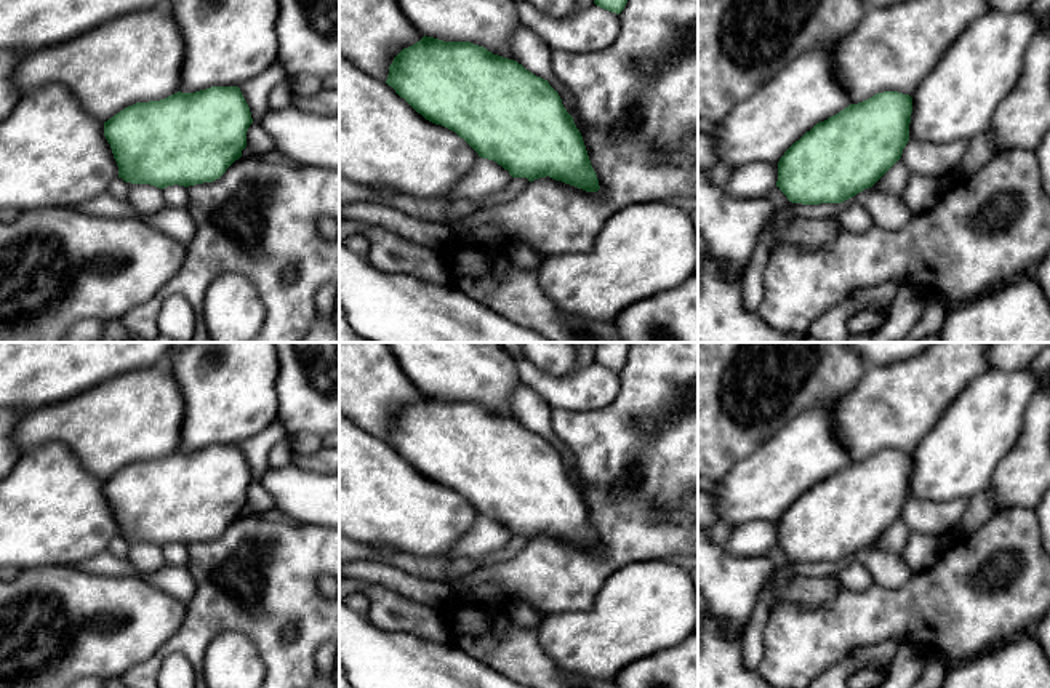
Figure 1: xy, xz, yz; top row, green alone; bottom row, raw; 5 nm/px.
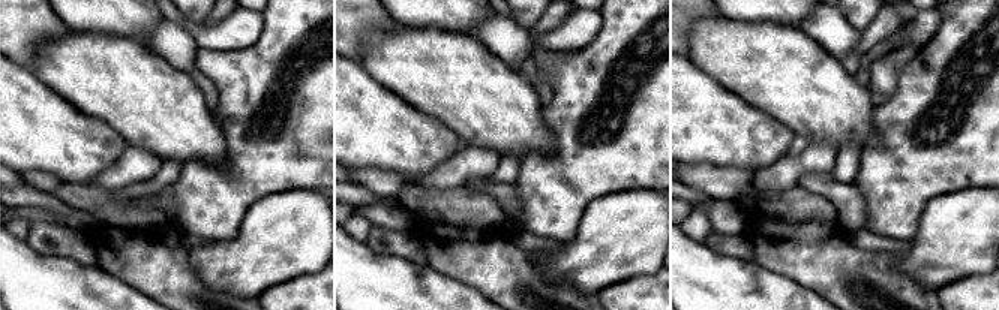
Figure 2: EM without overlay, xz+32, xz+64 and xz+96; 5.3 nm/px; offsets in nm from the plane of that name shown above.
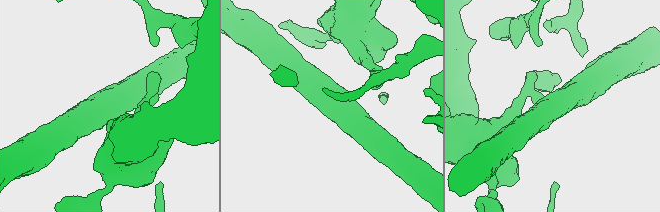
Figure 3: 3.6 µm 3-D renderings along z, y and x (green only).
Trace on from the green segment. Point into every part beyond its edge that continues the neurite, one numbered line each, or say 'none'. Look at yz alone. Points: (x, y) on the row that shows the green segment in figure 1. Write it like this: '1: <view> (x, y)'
1: yz (893, 181)

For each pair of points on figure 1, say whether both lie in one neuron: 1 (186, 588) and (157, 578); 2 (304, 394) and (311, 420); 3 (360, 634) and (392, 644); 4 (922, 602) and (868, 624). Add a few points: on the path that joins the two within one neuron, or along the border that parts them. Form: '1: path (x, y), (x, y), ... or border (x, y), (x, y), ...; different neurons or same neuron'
1: path (180, 583), (164, 578); same neuron
2: path (311, 400), (311, 413); same neuron
3: path (368, 642), (384, 644); same neuron
4: path (909, 615), (881, 615); same neuron

